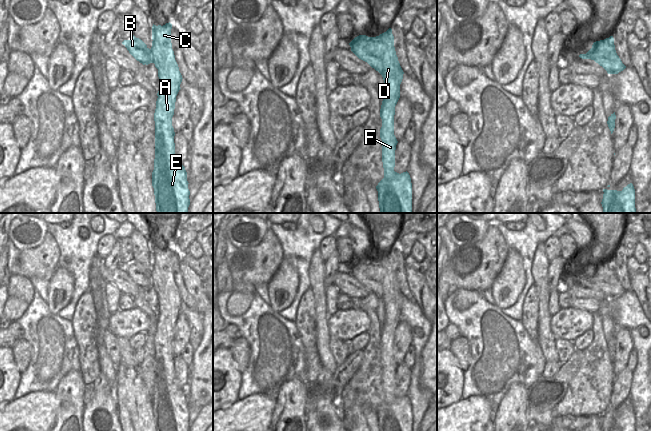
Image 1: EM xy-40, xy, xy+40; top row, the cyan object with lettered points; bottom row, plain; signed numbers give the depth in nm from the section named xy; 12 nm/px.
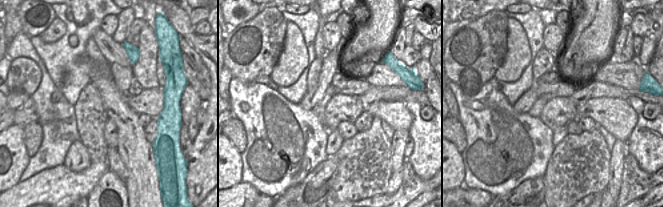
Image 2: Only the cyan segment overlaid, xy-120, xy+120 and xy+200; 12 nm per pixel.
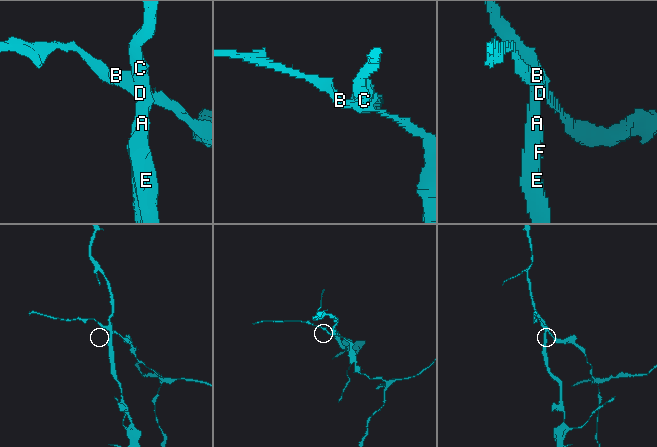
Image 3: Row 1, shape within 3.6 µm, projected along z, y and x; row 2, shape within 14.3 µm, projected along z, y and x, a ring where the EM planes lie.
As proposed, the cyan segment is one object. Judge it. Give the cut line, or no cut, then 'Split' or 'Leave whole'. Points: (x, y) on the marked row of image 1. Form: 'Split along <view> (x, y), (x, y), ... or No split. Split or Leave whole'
Split along xy (376, 36), (382, 49), (381, 74). Split

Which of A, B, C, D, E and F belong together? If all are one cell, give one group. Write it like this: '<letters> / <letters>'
A C D E F / B

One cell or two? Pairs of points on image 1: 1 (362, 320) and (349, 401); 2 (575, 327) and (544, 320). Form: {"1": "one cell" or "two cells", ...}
{"1": "two cells", "2": "two cells"}

